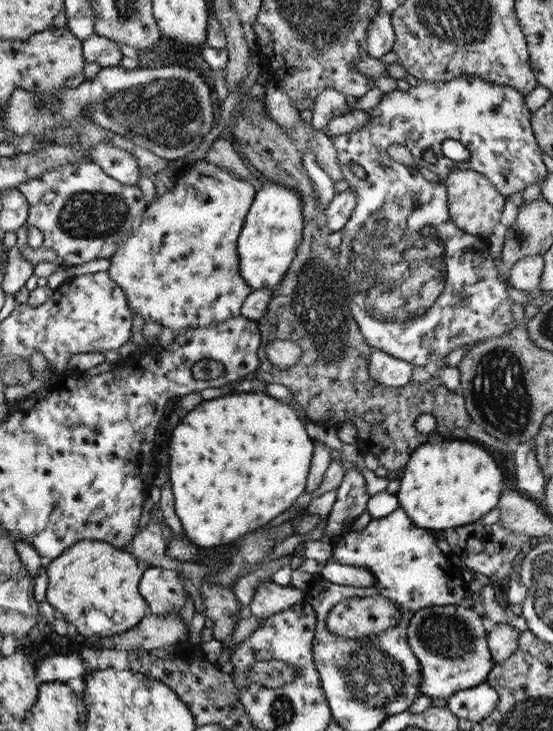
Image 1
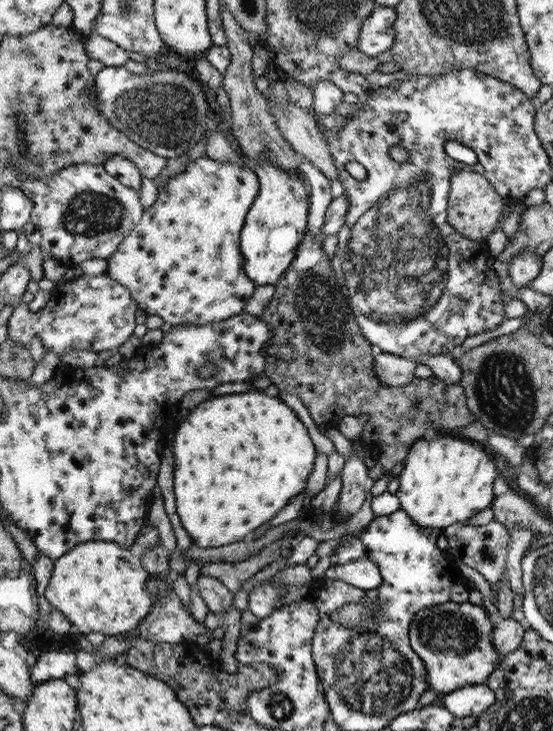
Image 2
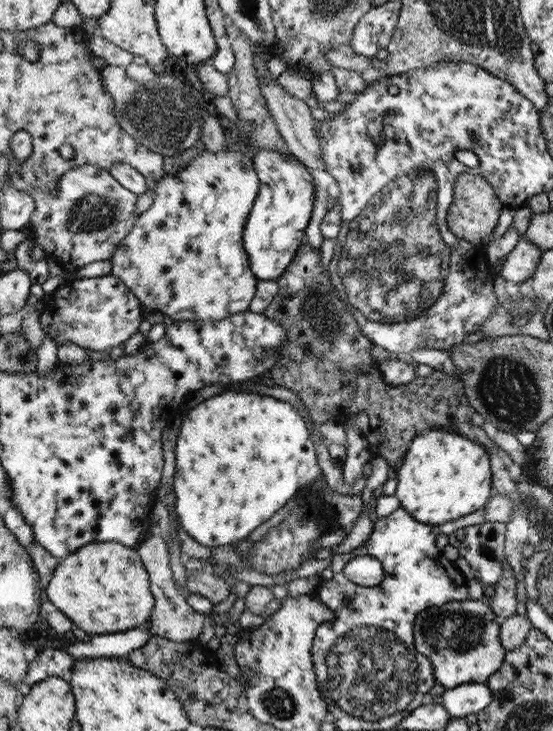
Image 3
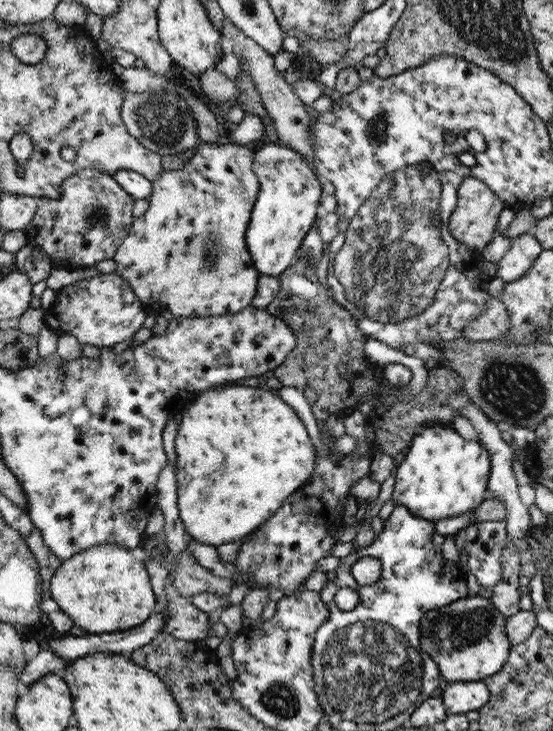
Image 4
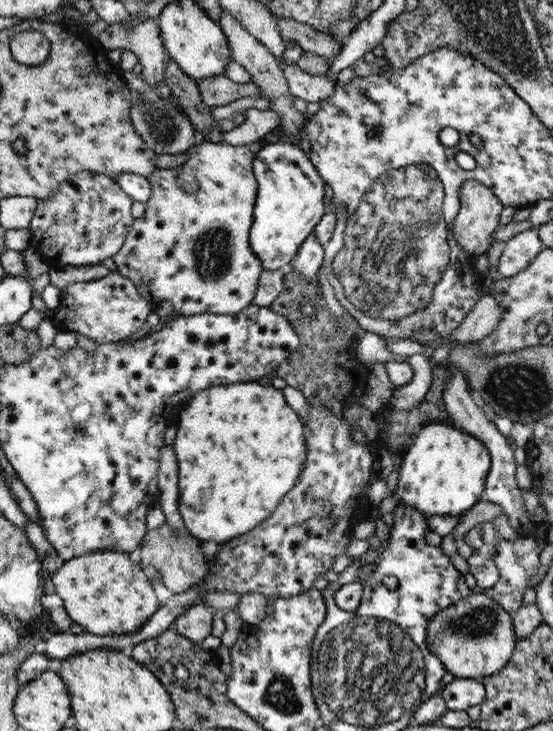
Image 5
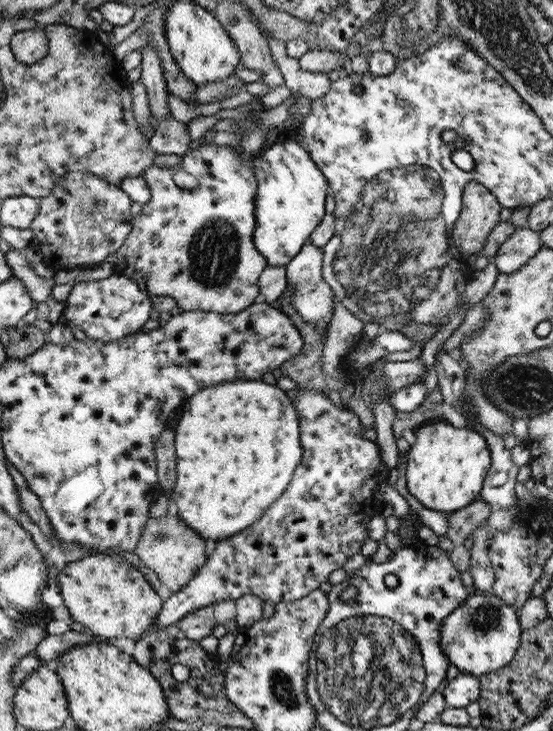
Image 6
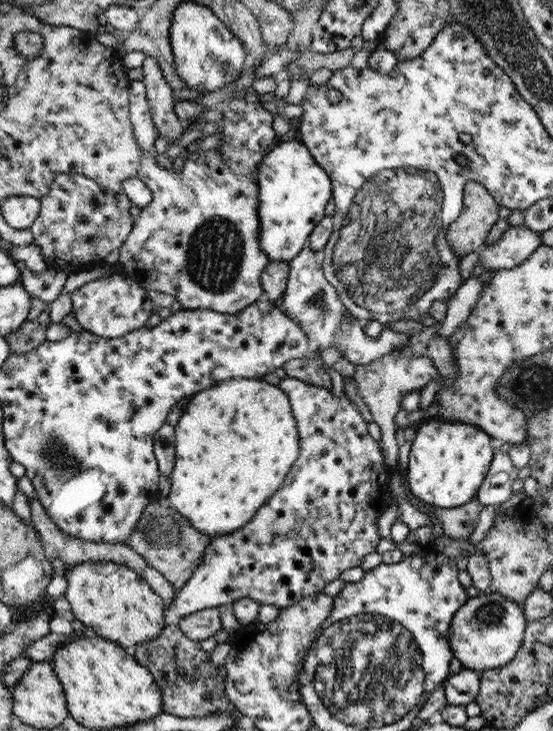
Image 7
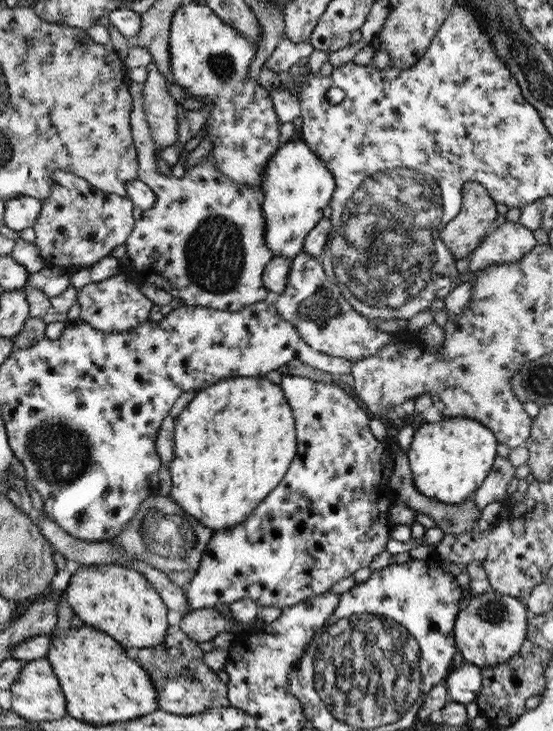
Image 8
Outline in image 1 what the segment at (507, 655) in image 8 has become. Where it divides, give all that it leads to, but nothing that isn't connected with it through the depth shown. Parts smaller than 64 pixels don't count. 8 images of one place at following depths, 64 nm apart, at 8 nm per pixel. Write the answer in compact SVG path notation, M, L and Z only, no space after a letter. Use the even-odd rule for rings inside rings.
M464 604L432 606L413 615L407 628L407 641L421 666L420 695L429 696L435 704L443 704L460 690L486 683L494 664L483 618Z

